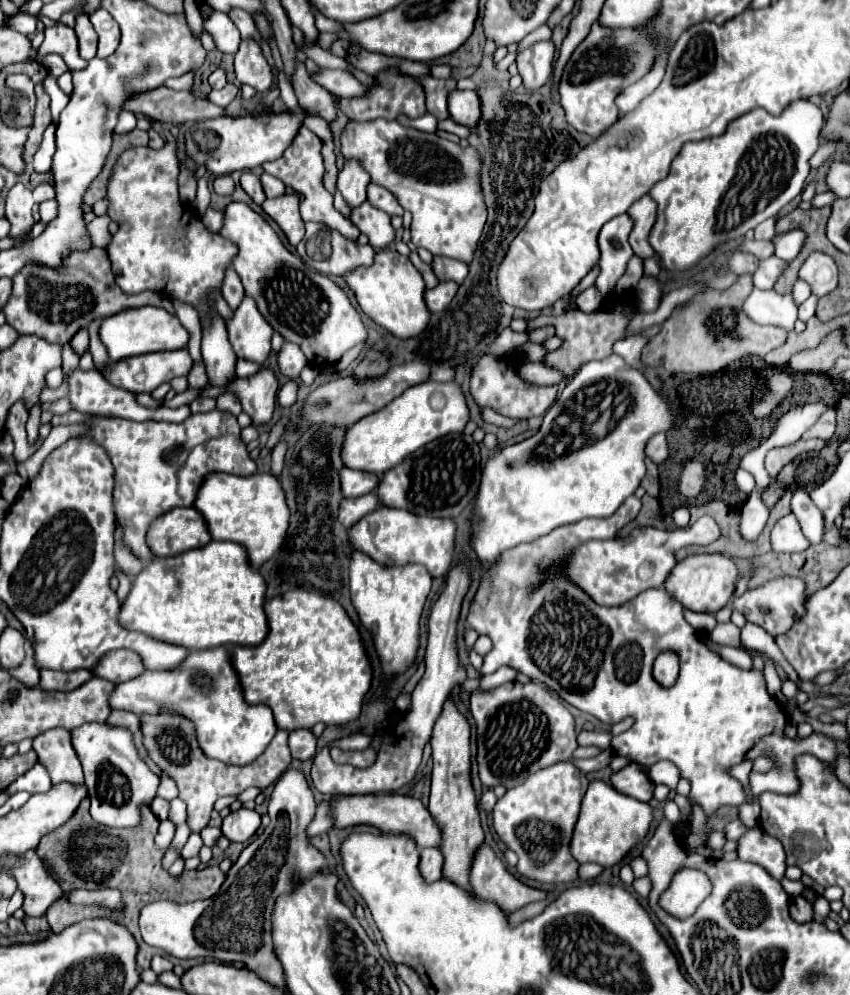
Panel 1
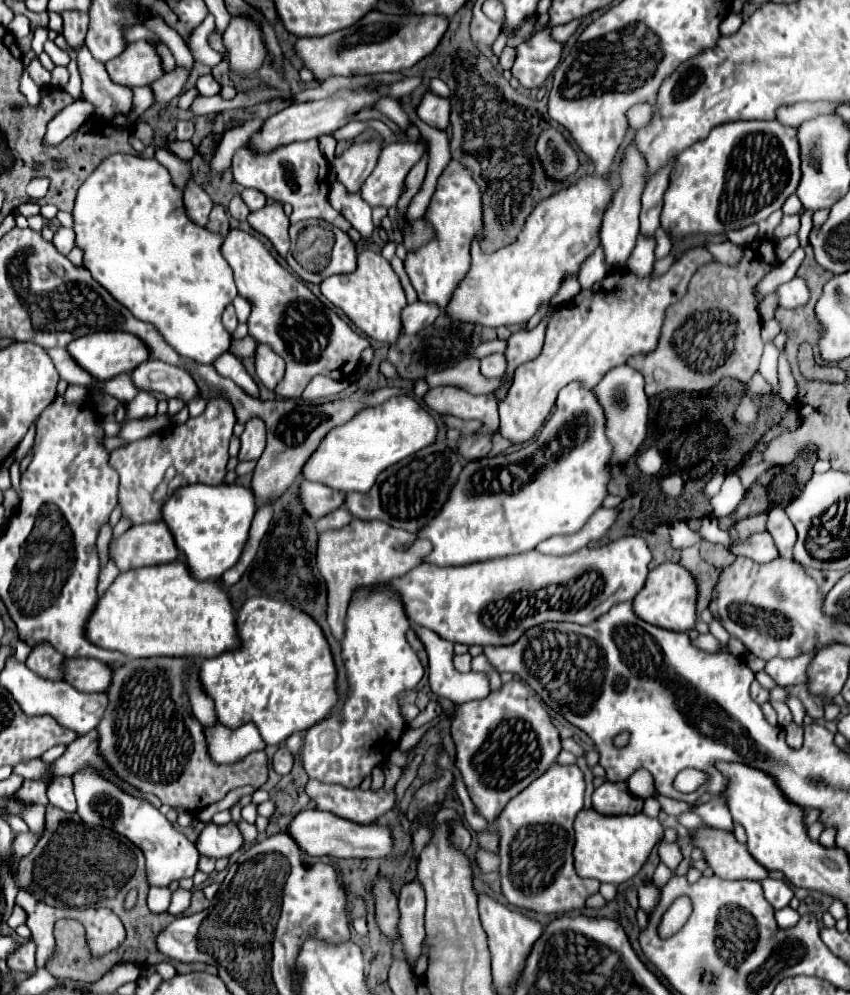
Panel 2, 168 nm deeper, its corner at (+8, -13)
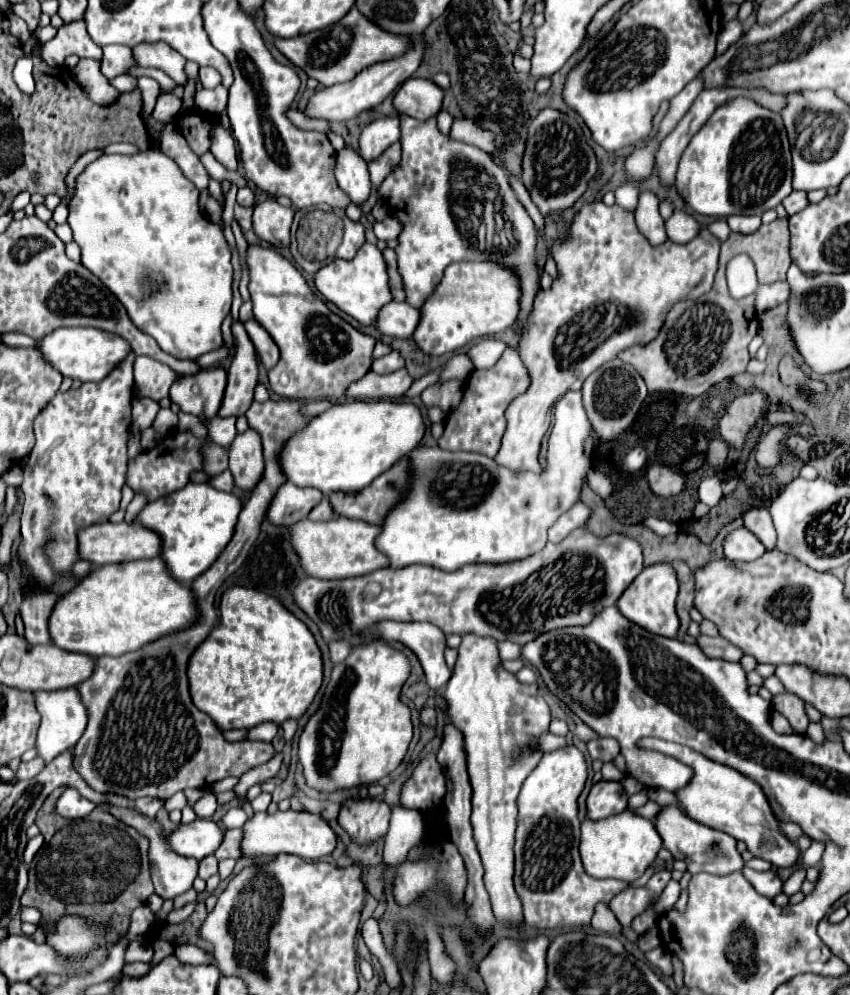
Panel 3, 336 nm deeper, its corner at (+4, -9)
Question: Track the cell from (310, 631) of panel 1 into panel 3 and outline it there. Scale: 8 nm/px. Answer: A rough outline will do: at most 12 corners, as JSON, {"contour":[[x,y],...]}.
{"contour":[[246,587],[190,657],[190,695],[220,729],[310,709],[322,651]]}

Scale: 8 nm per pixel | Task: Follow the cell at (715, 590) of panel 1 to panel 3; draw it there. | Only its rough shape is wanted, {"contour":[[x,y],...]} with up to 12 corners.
{"contour":[[646,567],[618,599],[626,619],[676,637],[676,571]]}

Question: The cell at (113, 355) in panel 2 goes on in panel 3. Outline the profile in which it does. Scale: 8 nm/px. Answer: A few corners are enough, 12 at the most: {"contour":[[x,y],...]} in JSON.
{"contour":[[92,327],[56,329],[38,351],[64,377],[102,381],[130,345]]}

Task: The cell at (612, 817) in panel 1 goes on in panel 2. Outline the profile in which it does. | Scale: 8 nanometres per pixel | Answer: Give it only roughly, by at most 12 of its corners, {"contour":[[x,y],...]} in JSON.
{"contour":[[580,811],[578,875],[632,879],[664,835],[644,813]]}

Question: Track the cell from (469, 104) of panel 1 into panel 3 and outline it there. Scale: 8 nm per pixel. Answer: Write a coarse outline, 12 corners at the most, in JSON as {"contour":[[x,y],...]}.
{"contour":[[408,79],[394,95],[398,113],[420,121],[442,111],[444,91]]}

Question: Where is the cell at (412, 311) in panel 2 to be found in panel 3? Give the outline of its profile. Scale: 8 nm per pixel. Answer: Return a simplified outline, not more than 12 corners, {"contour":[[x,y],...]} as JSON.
{"contour":[[388,303],[376,329],[390,337],[412,337],[420,309]]}

